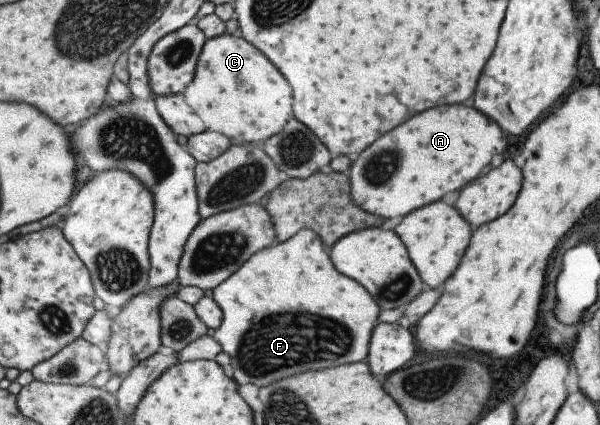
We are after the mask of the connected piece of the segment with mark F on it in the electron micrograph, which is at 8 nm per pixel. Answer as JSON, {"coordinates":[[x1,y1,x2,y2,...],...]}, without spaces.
{"coordinates":[[309,229,298,230,291,238,281,242,273,242,267,248,254,252,231,276,212,288,210,295,221,309,222,319,219,326,214,330,212,337,219,343,221,351,230,358,233,368,233,380,239,384,255,384,255,386,265,386,273,380,279,380,283,376,299,374,305,370,319,370,319,368,331,368,339,365,358,363,366,360,368,351,368,340,377,323,377,315,380,308,373,300,373,297,355,280,343,276,337,272,331,264,328,251,321,242,321,239]]}

